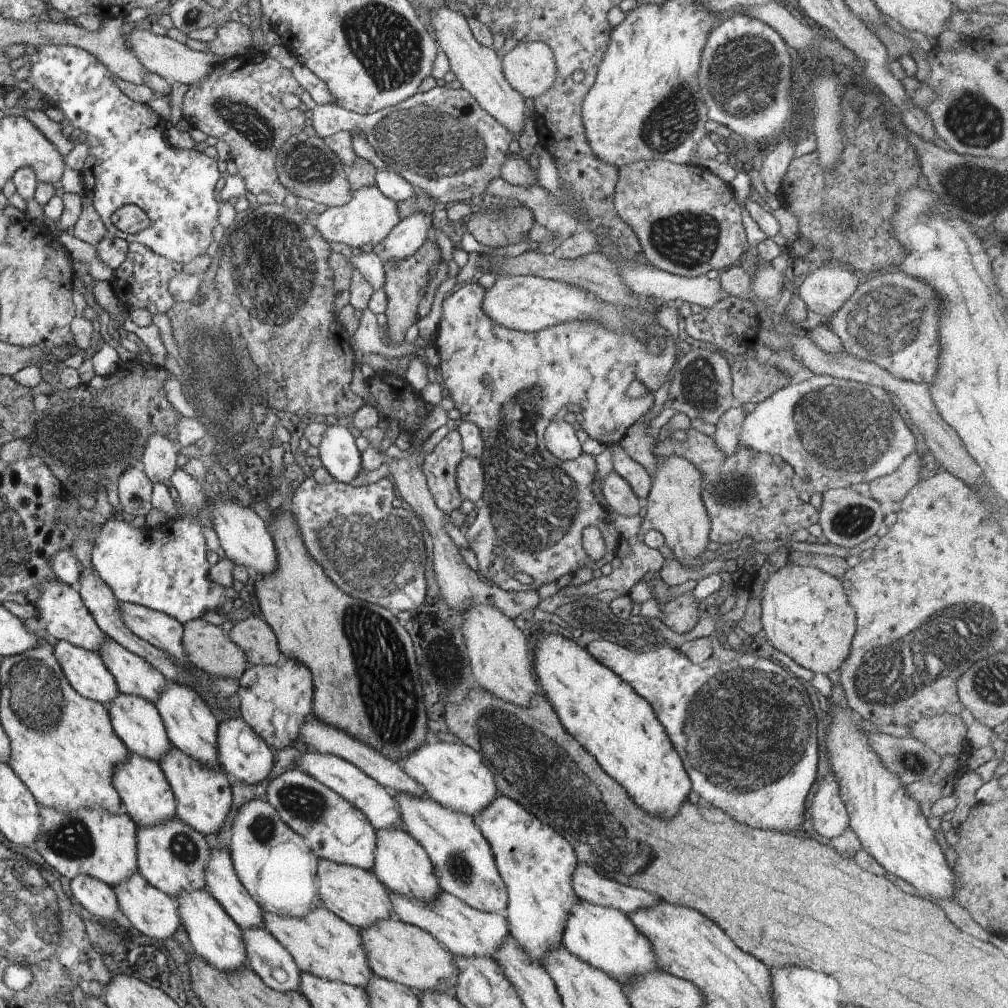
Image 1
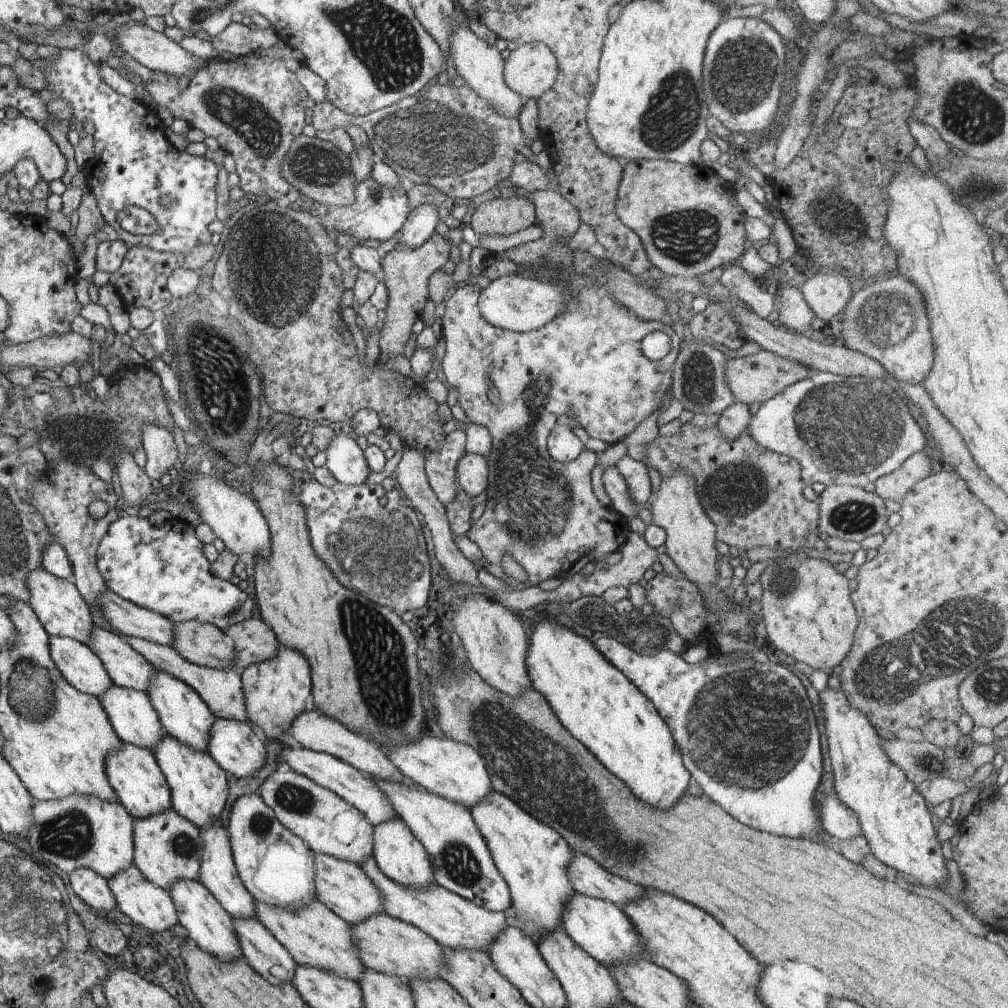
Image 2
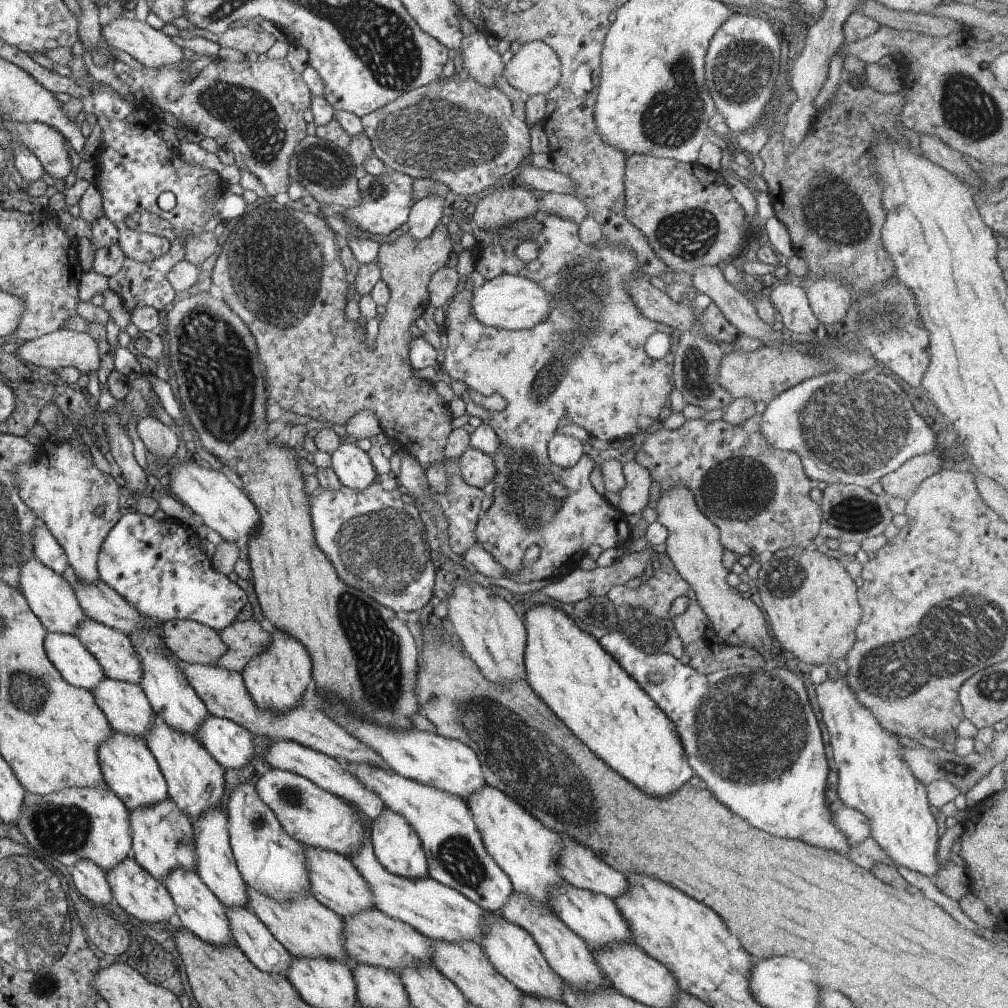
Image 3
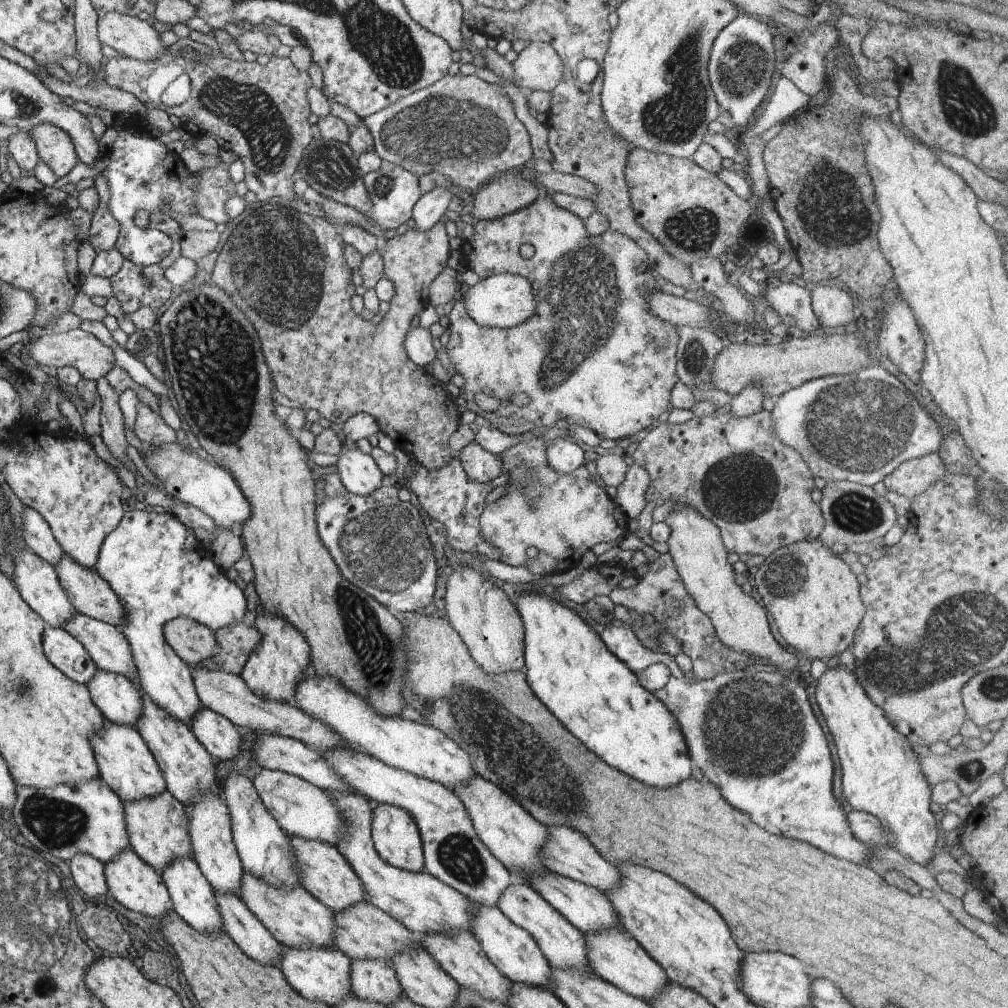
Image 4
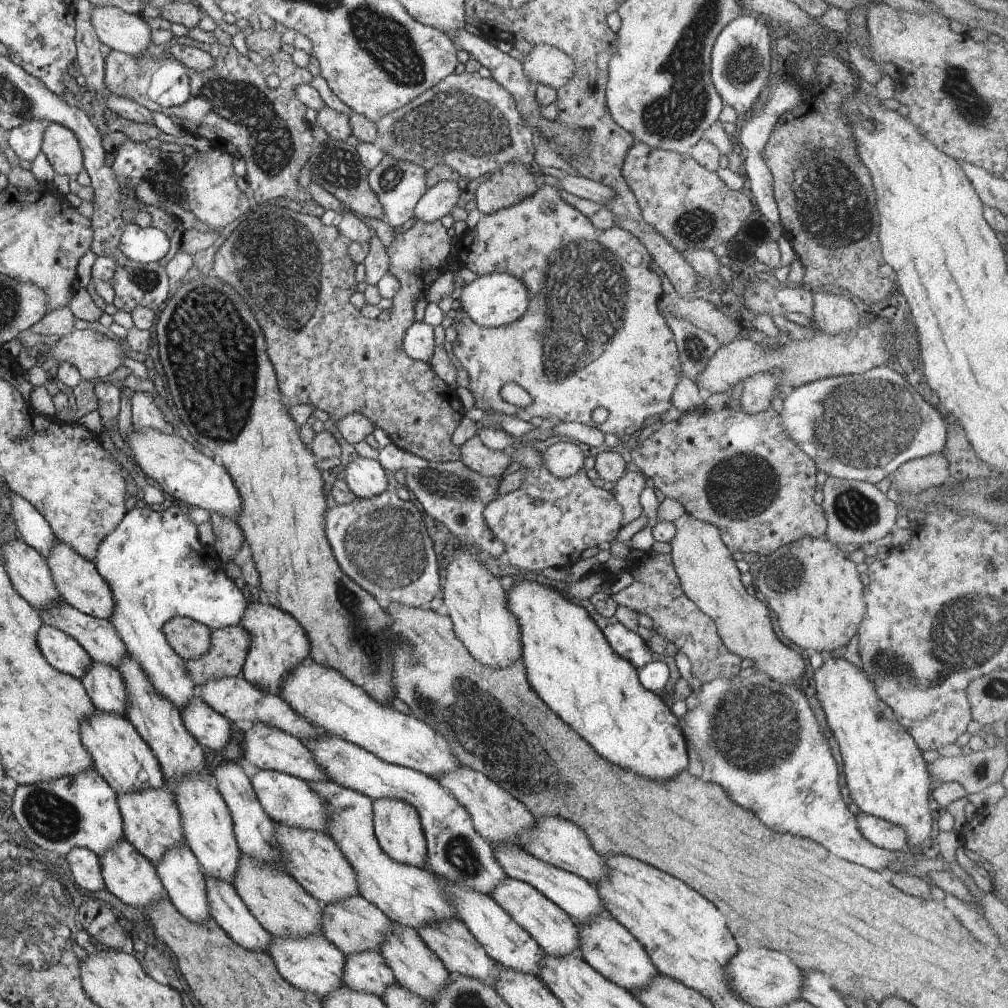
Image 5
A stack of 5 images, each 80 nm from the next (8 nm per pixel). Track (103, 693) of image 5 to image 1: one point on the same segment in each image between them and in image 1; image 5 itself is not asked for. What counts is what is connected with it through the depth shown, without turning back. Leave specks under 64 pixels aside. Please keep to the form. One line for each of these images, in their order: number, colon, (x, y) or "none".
1: (138, 722)
2: (135, 720)
3: (126, 705)
4: (119, 700)

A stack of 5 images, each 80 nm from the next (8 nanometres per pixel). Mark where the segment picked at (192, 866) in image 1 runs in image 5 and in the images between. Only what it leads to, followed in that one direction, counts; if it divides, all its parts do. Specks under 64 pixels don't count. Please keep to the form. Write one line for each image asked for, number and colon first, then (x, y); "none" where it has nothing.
2: (167, 847)
3: (164, 840)
4: (157, 825)
5: (151, 820)

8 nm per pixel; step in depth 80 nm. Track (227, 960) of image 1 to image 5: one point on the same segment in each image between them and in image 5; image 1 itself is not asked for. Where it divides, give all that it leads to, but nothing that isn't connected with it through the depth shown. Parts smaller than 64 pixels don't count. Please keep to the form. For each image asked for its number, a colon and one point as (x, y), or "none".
2: (211, 927)
3: (201, 912)
4: (193, 898)
5: (184, 881)

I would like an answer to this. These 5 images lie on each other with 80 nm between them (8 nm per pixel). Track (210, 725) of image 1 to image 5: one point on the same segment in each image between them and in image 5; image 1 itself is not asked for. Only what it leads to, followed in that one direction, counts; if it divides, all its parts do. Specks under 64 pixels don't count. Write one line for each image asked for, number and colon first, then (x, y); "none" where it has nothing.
2: (185, 715)
3: (172, 696)
4: (160, 571)
5: (154, 563)

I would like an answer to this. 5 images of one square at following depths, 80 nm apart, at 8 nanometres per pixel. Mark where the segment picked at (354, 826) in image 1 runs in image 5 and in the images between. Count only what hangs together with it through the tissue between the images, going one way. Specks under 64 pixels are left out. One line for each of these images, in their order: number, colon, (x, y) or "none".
2: (327, 824)
3: (315, 817)
4: (302, 809)
5: (287, 799)

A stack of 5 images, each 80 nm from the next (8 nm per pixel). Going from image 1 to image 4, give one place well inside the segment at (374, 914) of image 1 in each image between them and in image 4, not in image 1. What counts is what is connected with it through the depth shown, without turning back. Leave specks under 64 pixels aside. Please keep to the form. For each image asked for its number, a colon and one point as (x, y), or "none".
2: (342, 886)
3: (334, 880)
4: (324, 872)

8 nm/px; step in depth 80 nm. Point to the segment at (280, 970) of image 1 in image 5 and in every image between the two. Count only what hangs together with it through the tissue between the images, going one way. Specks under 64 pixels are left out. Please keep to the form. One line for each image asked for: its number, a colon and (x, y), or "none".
2: (269, 958)
3: (252, 936)
4: (243, 926)
5: (227, 908)

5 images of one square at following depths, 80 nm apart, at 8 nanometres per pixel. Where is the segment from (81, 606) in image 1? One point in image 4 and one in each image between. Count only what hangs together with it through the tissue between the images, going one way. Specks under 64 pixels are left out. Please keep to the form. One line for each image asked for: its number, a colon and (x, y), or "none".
2: (57, 602)
3: (48, 593)
4: (38, 582)

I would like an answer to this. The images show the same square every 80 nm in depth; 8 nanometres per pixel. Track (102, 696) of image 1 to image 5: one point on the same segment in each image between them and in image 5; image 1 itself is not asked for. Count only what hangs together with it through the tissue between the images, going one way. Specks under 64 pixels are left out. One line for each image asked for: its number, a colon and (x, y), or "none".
2: (81, 665)
3: (75, 661)
4: (63, 650)
5: (64, 652)

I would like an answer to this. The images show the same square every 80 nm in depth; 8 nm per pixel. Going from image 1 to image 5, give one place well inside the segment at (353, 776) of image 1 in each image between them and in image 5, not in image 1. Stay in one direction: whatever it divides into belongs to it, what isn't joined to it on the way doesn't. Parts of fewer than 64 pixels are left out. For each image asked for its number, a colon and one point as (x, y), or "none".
2: (329, 772)
3: (328, 773)
4: (274, 752)
5: (267, 747)

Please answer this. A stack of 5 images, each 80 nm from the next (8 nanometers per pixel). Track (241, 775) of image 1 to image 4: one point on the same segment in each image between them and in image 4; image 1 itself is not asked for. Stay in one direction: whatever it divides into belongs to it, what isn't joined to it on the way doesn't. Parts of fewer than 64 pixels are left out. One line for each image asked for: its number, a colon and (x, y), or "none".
2: (233, 744)
3: (231, 744)
4: (219, 736)

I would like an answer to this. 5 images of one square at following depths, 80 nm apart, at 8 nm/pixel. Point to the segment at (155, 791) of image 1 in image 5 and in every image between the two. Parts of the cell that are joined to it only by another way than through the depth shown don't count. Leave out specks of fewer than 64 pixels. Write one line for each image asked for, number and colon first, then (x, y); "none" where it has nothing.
2: (139, 783)
3: (129, 767)
4: (125, 762)
5: (120, 754)

